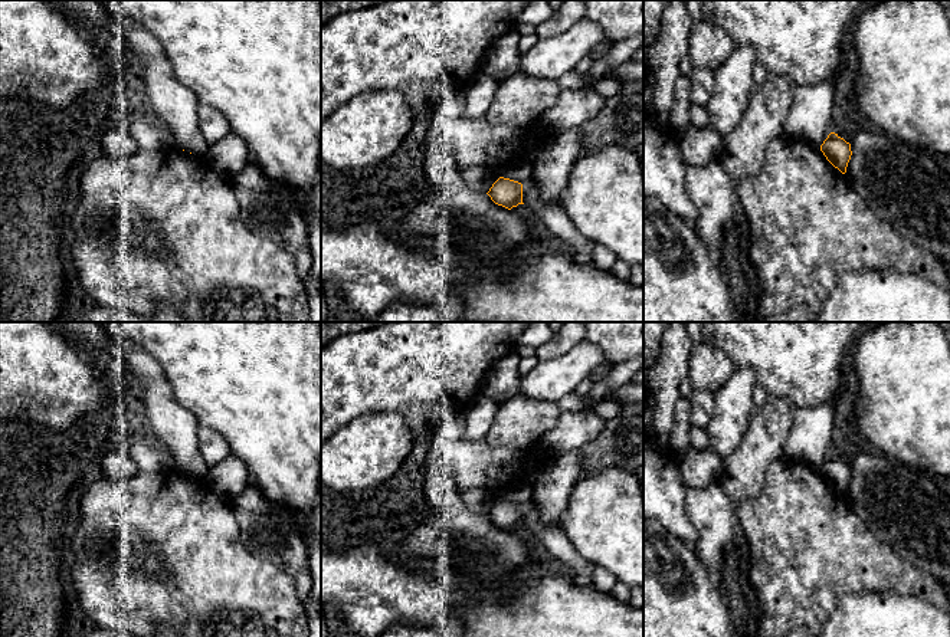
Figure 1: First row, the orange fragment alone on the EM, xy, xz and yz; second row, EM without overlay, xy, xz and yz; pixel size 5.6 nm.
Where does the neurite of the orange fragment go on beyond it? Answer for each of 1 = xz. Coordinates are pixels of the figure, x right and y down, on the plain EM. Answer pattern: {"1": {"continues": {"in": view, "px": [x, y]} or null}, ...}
{"1": {"continues": null}}

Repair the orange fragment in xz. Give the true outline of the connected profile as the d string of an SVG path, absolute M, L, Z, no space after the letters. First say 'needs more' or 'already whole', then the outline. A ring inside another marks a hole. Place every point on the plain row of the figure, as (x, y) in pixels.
already whole; M499 499L487 515L491 522L508 532L522 525L522 506L510 500Z

